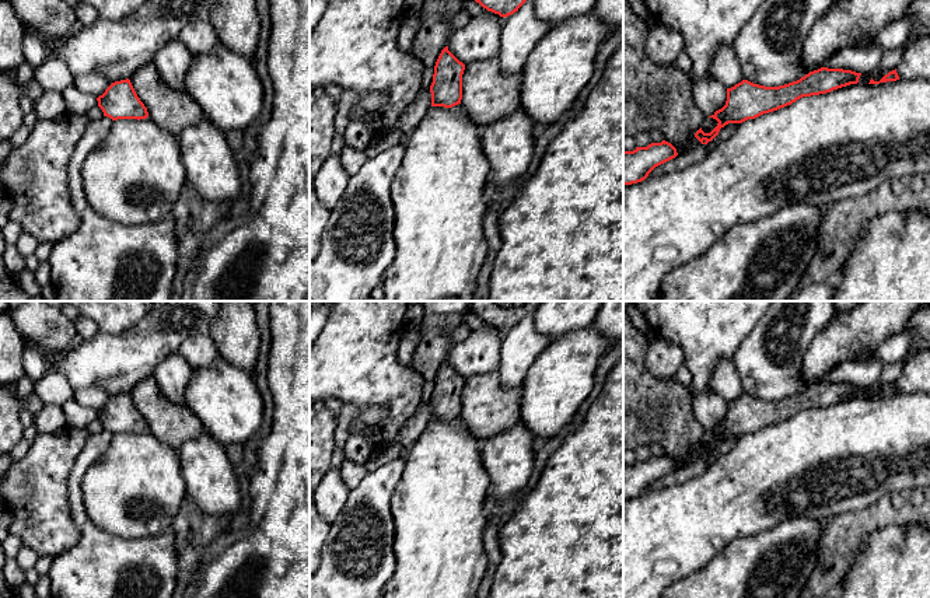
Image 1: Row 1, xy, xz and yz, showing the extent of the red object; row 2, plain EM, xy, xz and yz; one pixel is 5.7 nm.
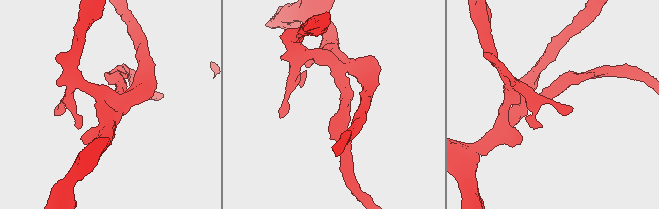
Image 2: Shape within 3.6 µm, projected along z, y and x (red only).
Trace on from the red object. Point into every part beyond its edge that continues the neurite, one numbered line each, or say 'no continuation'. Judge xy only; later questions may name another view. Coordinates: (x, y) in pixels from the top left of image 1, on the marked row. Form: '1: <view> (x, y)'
no continuation

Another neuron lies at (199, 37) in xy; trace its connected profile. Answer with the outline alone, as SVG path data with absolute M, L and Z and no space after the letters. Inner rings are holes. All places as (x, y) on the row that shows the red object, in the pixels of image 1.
M190 20L181 29L179 39L193 56L209 53L218 45L213 25L200 20Z

